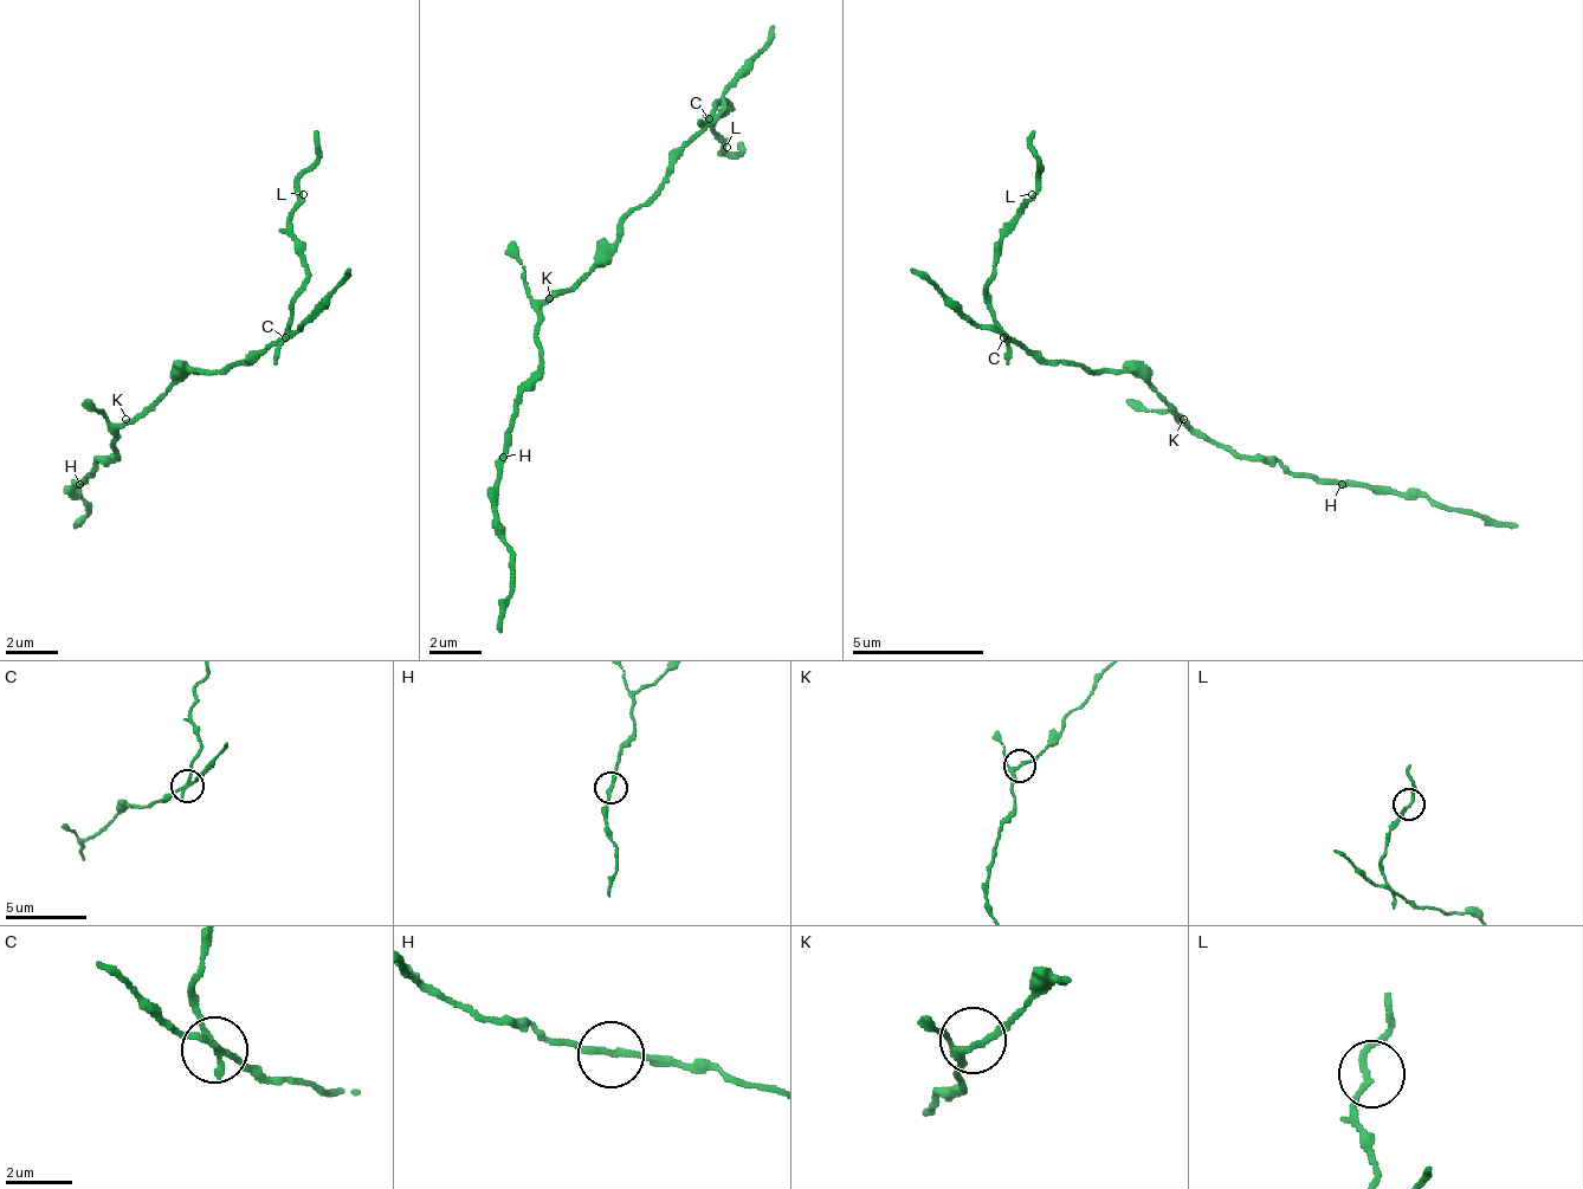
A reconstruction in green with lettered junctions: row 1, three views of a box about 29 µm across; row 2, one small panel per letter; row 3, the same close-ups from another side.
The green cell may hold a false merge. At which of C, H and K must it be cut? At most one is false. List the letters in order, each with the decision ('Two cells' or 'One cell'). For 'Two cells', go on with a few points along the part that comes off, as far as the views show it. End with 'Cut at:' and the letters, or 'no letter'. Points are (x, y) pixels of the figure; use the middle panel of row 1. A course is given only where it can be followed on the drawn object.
C: Two cells. Course of the part to remove: (708, 121), (721, 101), (727, 108), (714, 121), (721, 154), (740, 147)
H: One cell
K: One cell
Cut at: C

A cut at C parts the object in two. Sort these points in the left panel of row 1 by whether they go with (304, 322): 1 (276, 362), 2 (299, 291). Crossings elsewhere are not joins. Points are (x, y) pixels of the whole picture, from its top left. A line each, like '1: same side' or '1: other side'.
1: other side
2: other side

